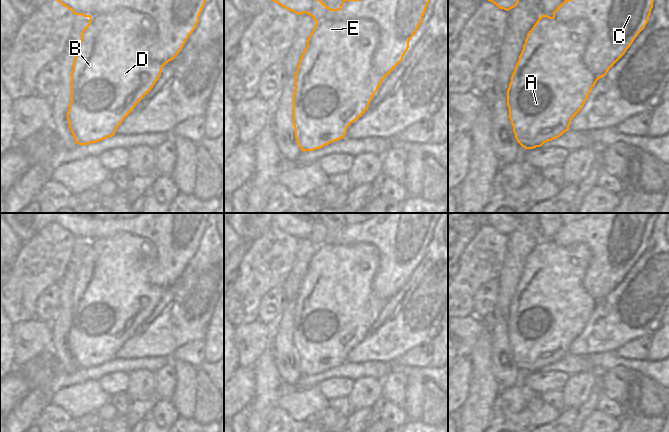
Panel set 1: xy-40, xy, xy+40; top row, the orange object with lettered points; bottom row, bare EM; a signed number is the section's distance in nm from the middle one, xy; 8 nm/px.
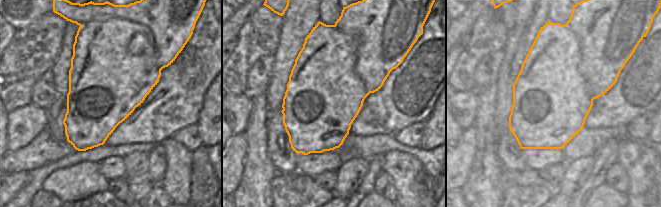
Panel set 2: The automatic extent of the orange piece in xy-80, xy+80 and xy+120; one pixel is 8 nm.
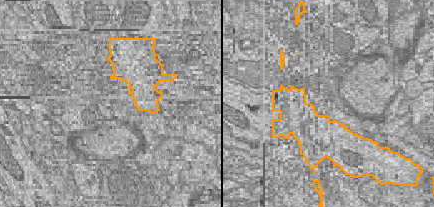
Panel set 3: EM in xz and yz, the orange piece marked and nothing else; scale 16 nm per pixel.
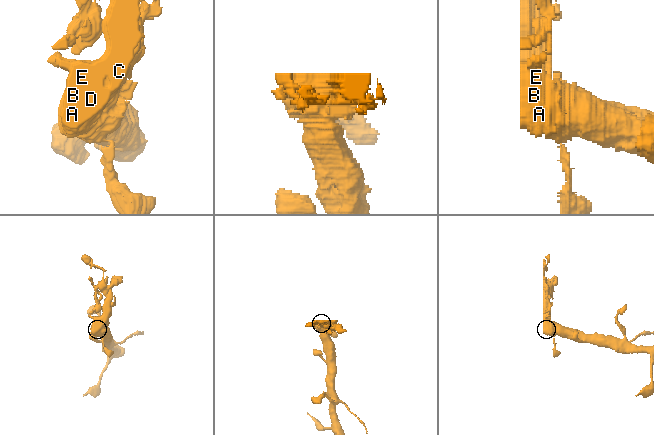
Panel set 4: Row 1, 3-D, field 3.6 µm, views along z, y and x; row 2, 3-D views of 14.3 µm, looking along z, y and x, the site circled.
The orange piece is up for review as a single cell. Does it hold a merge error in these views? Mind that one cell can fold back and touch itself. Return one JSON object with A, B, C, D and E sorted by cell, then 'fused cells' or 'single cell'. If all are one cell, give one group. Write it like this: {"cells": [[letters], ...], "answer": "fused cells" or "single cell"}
{"cells": [["A", "B", "D", "E"], ["C"]], "answer": "fused cells"}

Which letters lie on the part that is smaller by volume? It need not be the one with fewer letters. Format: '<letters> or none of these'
C

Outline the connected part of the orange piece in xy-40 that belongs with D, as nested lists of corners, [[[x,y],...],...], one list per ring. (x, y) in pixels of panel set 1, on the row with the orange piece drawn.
[[[57,0],[75,15],[89,17],[89,24],[81,34],[71,73],[71,102],[67,112],[69,128],[80,145],[102,141],[115,135],[123,120],[151,91],[168,61],[152,61],[149,52],[157,40],[159,30],[148,15],[134,11],[110,11],[103,0]]]

